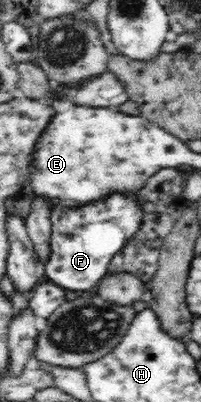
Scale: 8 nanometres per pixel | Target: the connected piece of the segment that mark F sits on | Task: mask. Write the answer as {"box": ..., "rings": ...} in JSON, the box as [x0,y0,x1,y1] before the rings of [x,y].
{"box":[44,192,143,294],"rings":[[[112,192],[76,207],[61,209],[59,205],[54,206],[50,210],[51,256],[44,266],[45,275],[70,294],[95,290],[100,280],[107,276],[111,260],[141,228],[143,209],[137,196],[138,193]]]}

